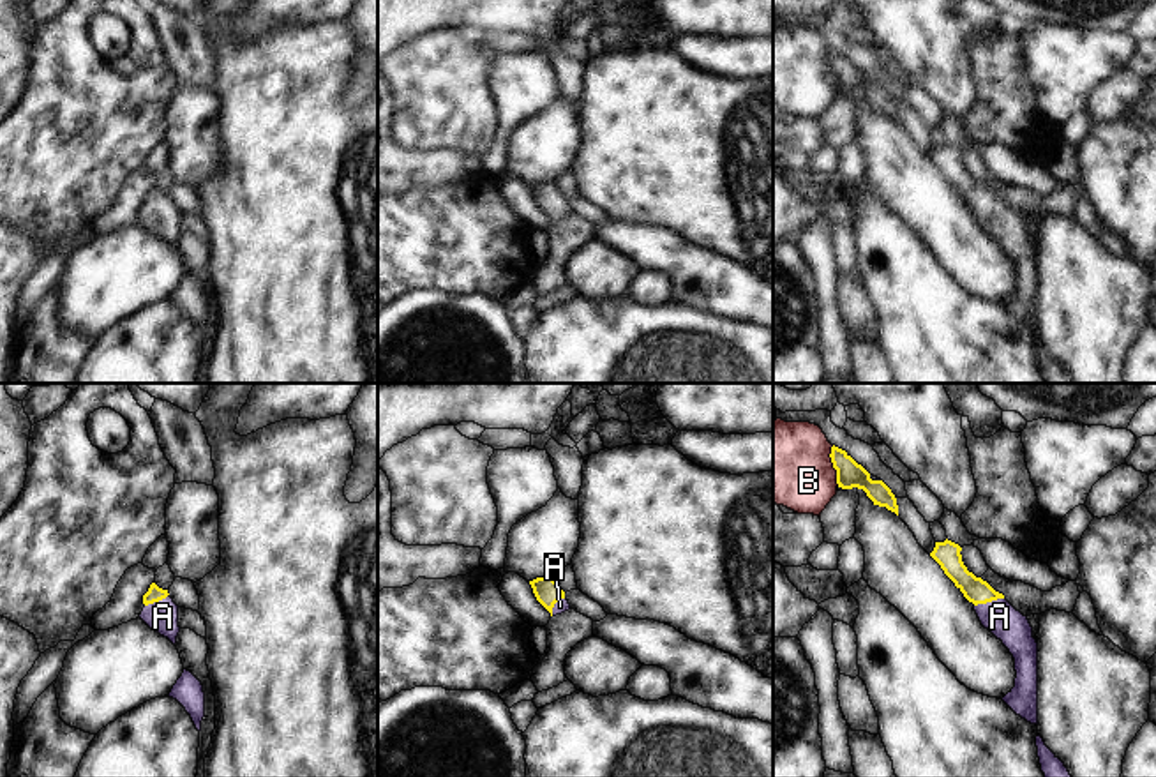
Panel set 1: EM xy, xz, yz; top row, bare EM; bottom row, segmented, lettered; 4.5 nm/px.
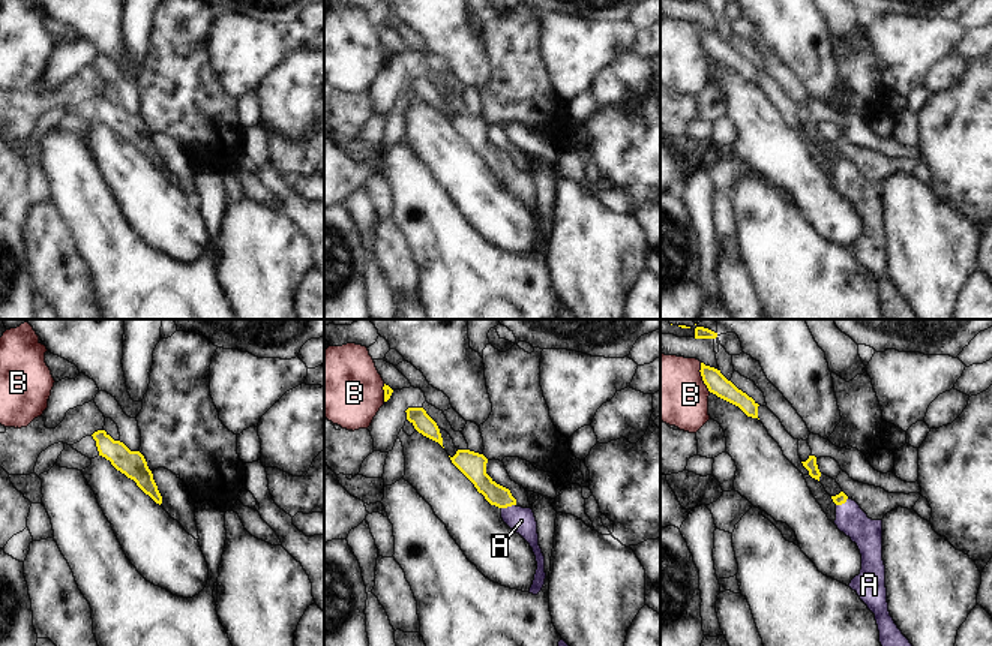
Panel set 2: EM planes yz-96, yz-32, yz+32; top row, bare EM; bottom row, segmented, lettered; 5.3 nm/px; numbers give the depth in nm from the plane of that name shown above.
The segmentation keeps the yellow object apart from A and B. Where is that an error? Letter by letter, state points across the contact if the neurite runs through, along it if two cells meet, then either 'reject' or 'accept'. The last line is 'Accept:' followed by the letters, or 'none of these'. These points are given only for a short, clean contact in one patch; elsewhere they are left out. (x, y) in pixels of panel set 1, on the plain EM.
A: way yz (976, 195), (989, 205), (999, 221); accept
B: border yz (832, 50), (830, 62), (839, 89); reject
Accept: A

